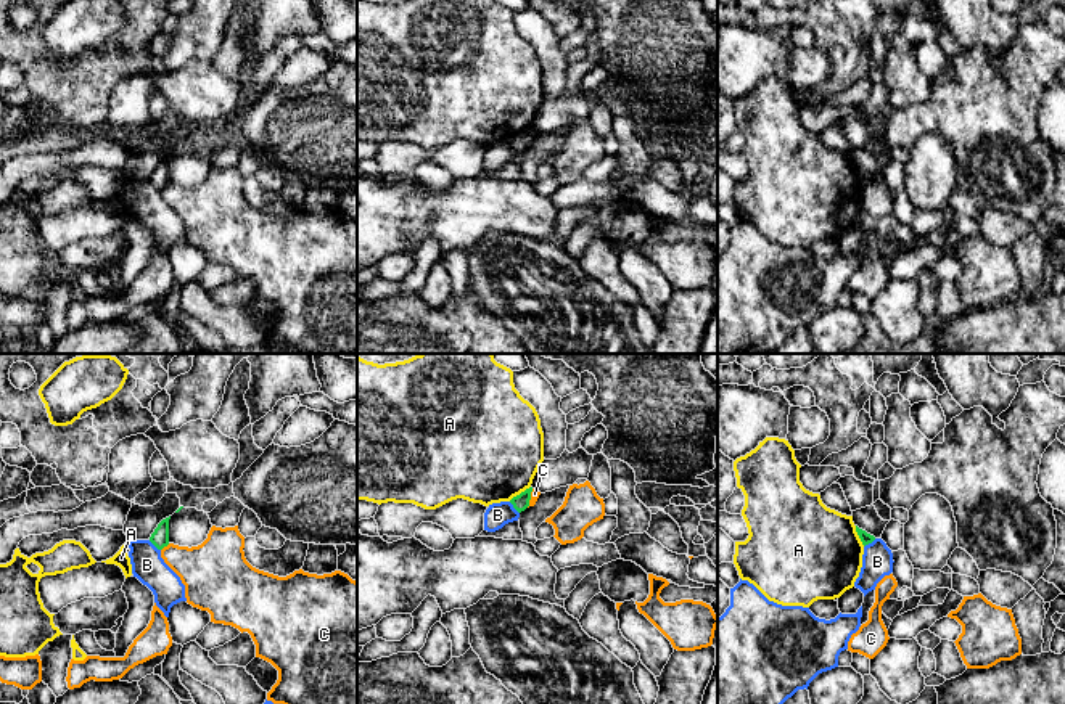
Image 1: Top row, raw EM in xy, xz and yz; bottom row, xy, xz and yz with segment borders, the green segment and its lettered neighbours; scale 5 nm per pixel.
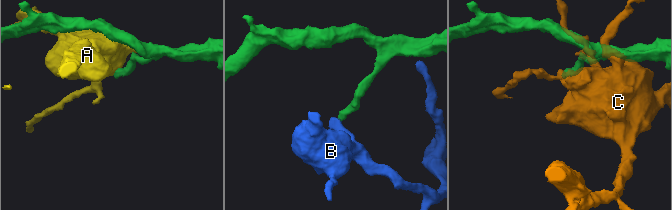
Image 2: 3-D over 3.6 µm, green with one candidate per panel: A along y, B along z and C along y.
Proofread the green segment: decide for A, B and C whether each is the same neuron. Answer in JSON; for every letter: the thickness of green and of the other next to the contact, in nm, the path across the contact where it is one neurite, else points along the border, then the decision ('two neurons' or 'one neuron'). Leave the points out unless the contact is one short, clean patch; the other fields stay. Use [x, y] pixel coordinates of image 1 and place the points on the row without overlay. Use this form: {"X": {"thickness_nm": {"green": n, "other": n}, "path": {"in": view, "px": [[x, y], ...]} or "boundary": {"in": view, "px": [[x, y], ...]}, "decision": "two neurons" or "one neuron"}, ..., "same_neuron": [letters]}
{"A": {"thickness_nm": {"green": 80, "other": 480}, "boundary": {"in": "xz", "px": [[530, 126], [509, 140]]}, "decision": "two neurons"}, "B": {"thickness_nm": {"green": 90, "other": 160}, "boundary": {"in": "xy", "px": [[148, 180], [160, 190]]}, "decision": "two neurons"}, "C": {"thickness_nm": {"green": 90, "other": 260}, "boundary": {"in": "xy", "px": [[169, 184], [161, 190]]}, "decision": "two neurons"}, "same_neuron": []}

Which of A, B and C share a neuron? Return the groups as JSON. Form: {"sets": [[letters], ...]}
{"sets": [["A"], ["B"], ["C"]]}

